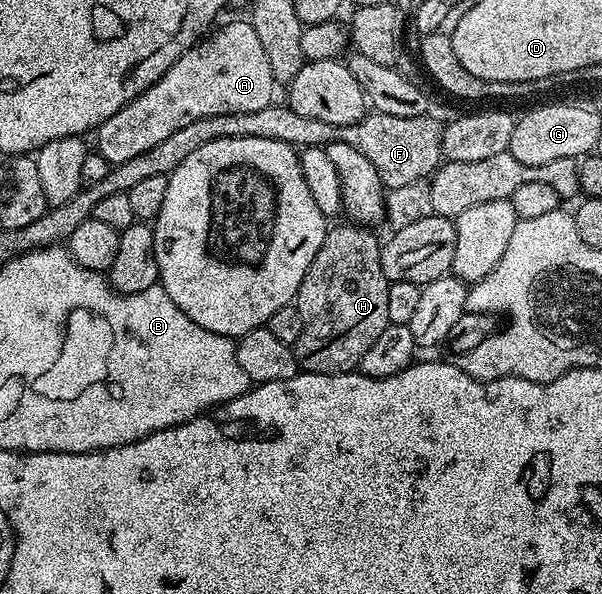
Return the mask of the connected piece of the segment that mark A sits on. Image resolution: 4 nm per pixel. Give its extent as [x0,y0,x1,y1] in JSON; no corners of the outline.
[96,18,275,164]

